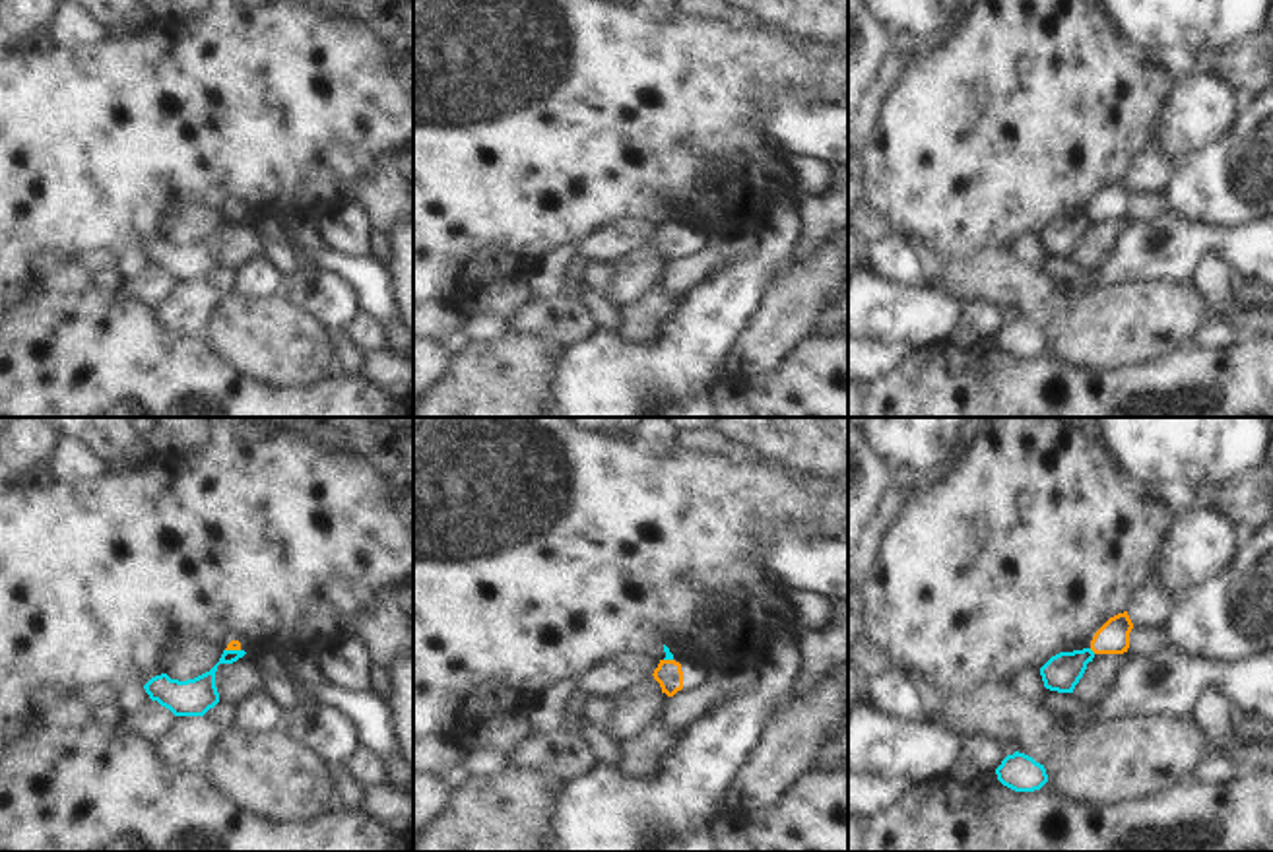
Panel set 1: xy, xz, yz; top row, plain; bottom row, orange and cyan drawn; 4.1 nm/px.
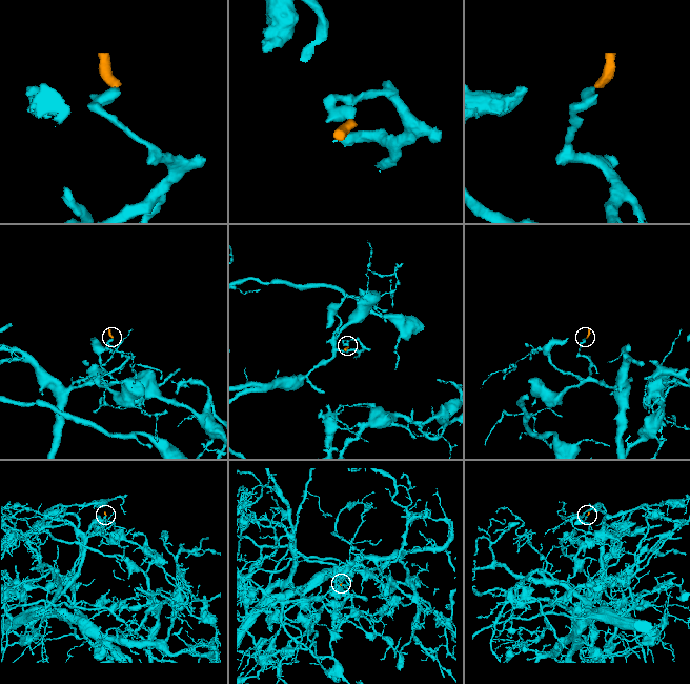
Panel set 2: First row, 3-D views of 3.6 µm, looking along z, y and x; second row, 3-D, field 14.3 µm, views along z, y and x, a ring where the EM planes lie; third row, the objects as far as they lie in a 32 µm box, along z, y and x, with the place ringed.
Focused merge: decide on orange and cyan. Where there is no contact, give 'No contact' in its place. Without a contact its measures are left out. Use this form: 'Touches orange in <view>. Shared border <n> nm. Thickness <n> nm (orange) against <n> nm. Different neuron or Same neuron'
Touches orange in yz. Shared border 40 nm. Thickness 140 nm (orange) against 160 nm. Different neuron.

